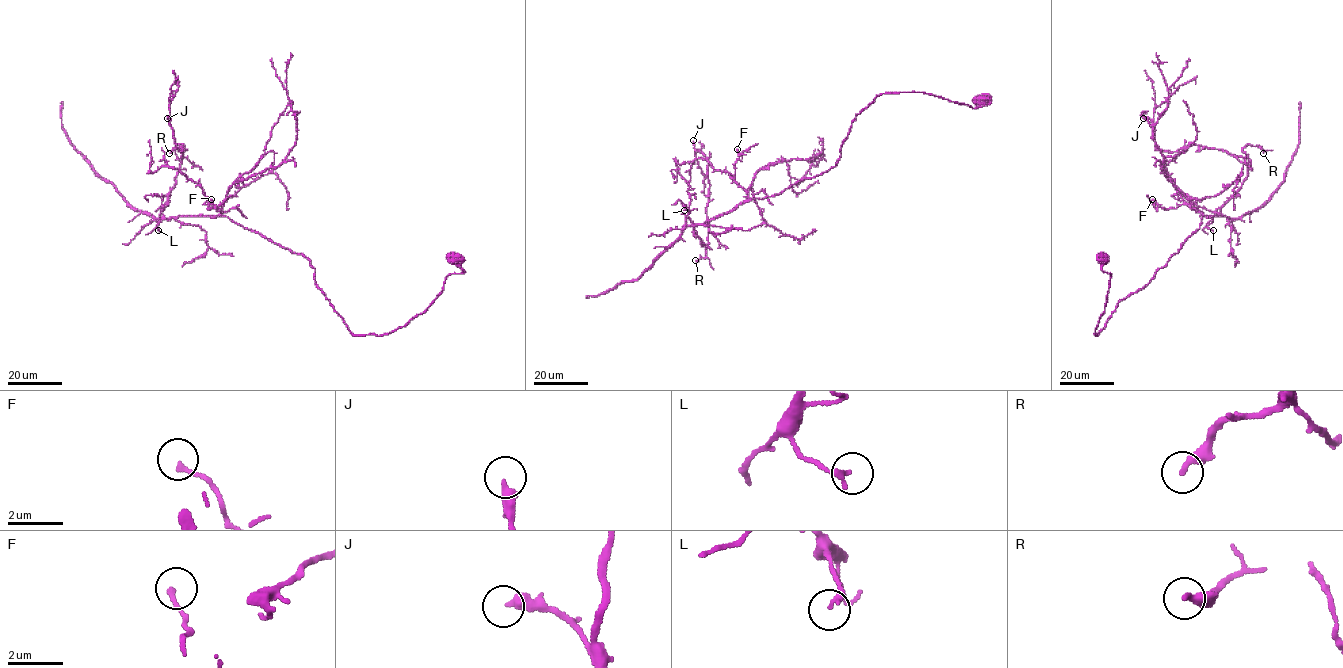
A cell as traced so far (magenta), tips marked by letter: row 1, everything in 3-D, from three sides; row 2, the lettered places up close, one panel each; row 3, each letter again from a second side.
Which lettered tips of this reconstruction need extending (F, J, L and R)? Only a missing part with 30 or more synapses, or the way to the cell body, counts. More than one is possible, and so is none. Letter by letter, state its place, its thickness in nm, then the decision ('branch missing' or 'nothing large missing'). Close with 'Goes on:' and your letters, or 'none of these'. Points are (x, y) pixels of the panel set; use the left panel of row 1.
F: place (211, 199); calibre 180 nm; nothing large missing
J: place (167, 118); calibre 380 nm; branch missing
L: place (158, 230); calibre 200 nm; nothing large missing
R: place (169, 153); calibre 300 nm; nothing large missing
Goes on: J

